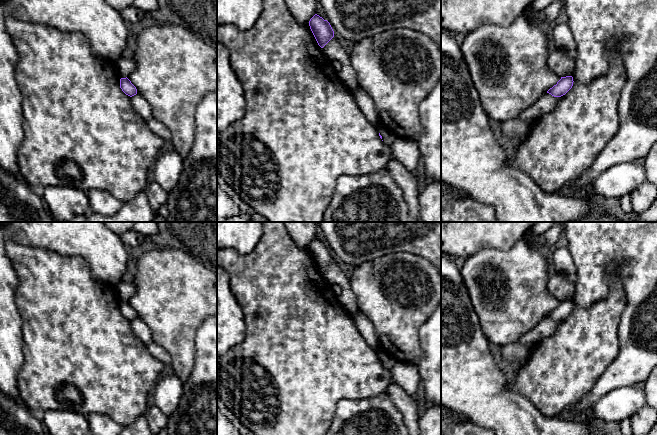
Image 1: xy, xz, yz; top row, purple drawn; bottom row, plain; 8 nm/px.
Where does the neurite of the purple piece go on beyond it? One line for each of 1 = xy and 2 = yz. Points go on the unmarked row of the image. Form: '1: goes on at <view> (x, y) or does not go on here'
1: does not go on here
2: does not go on here

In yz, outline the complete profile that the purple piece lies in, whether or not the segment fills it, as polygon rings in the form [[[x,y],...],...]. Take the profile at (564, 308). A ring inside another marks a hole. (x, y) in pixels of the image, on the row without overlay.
[[[572,300],[561,301],[557,308],[550,312],[547,317],[554,321],[561,321],[572,312],[573,306]]]

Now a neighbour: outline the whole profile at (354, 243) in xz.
[[[317,222],[334,257],[354,267],[394,252],[417,254],[441,272],[441,222]]]

